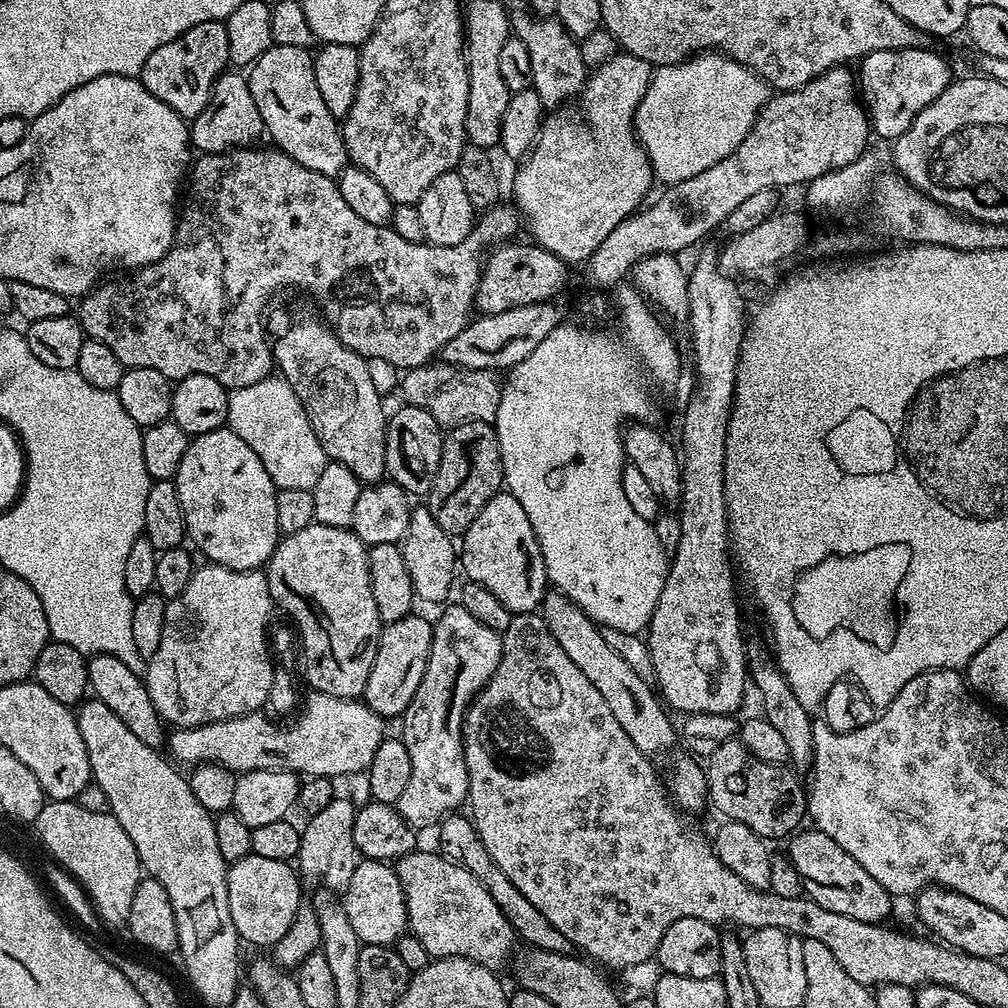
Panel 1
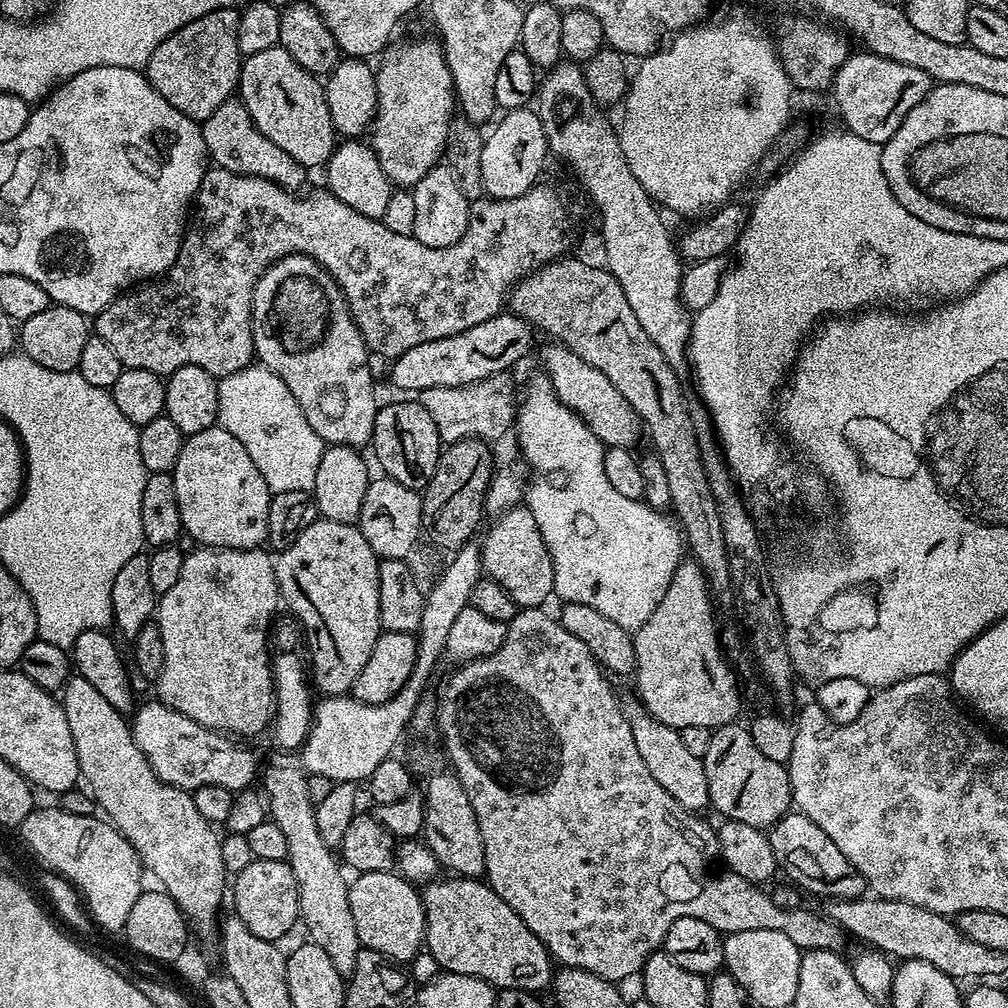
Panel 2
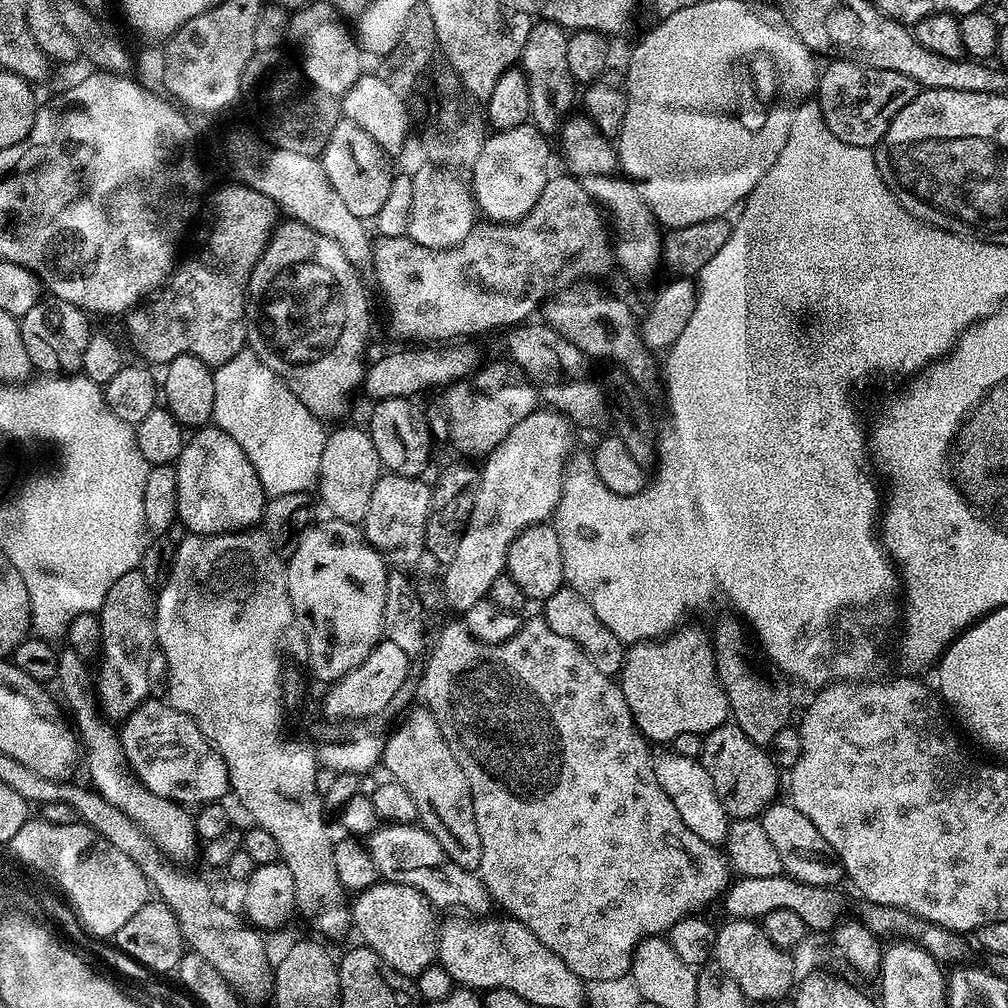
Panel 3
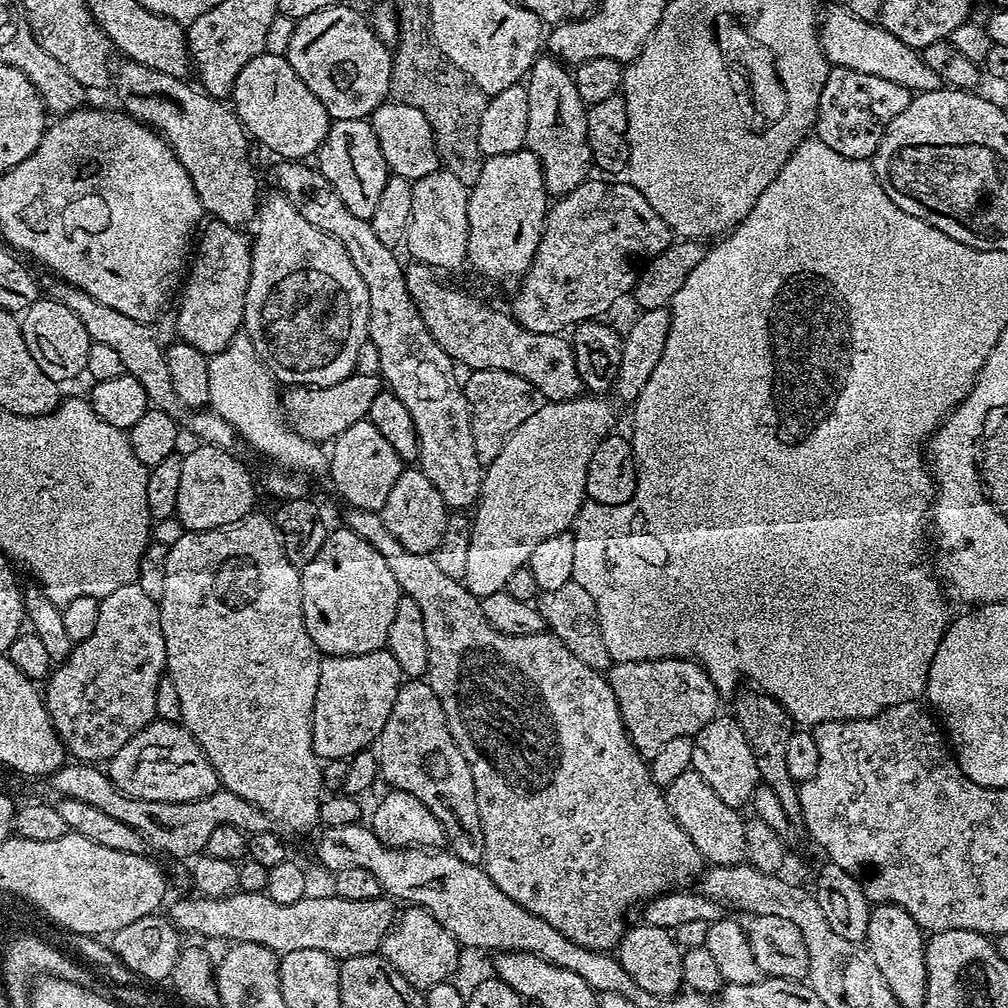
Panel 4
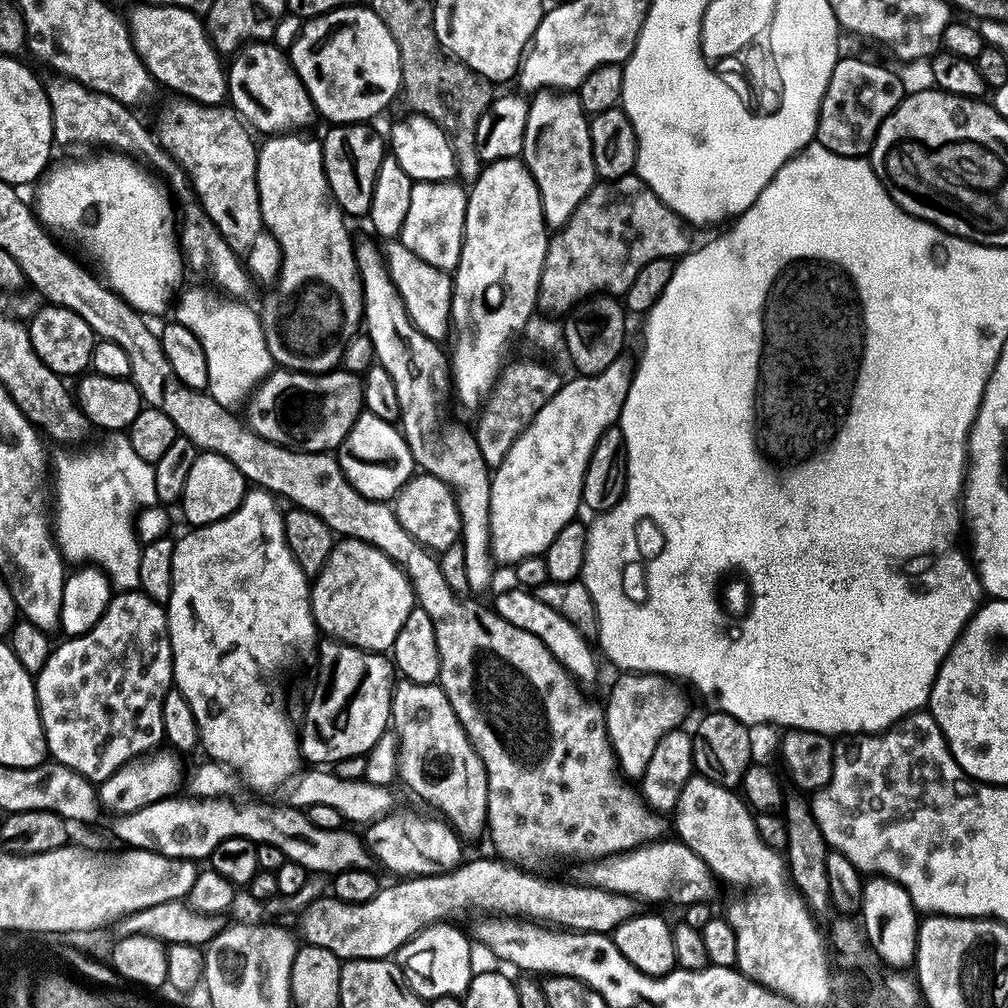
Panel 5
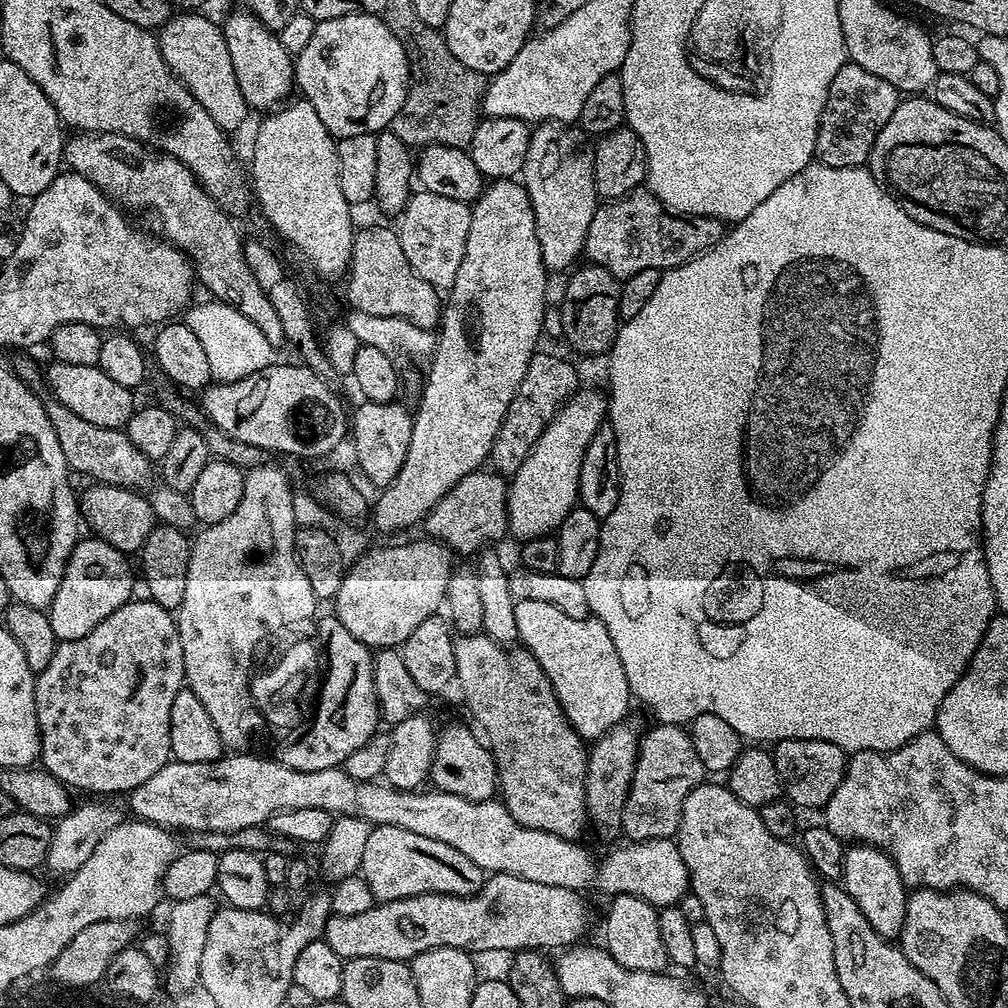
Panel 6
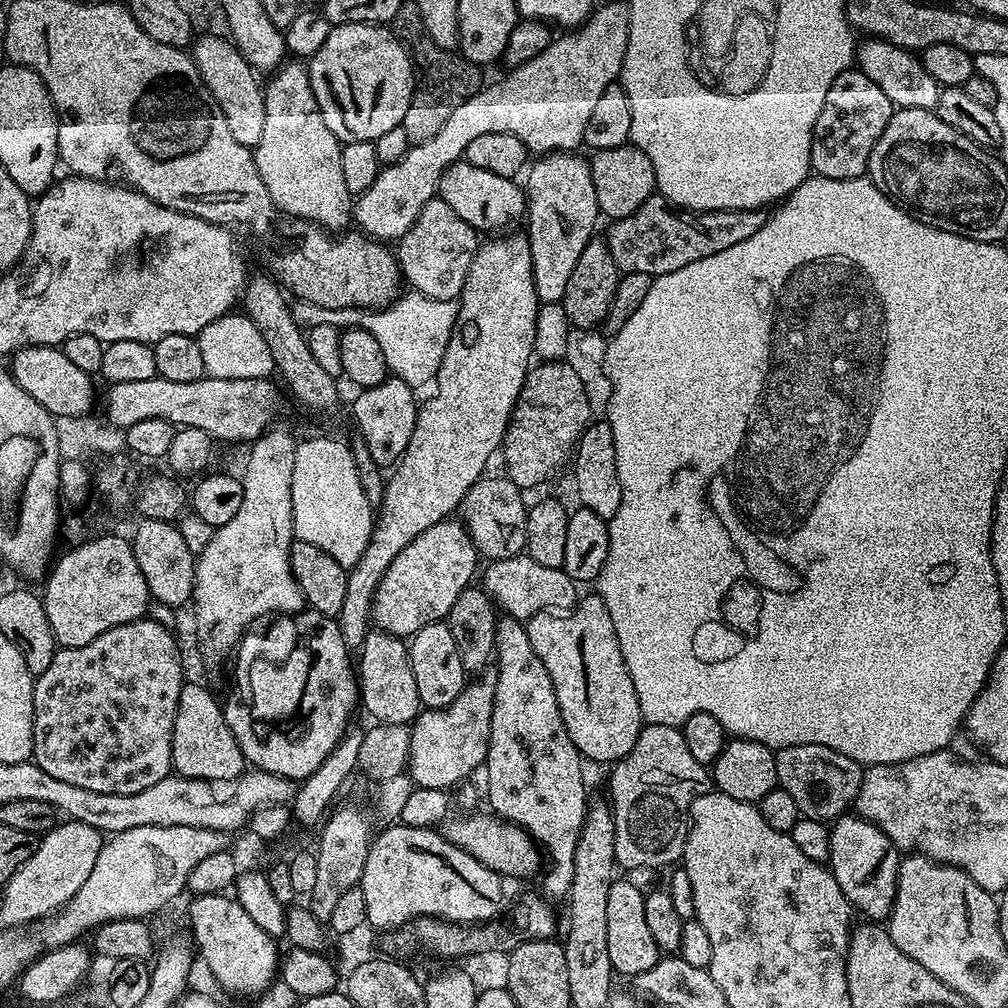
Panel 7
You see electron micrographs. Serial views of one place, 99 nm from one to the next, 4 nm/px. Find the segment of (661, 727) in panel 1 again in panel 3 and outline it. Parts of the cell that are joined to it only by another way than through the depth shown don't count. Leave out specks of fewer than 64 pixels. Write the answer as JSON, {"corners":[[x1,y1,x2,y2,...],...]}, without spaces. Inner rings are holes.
{"corners":[[671,750,665,752,665,756,657,755,654,760,658,786,666,790,666,798,674,802,674,810,678,810,678,818,682,818,682,822,686,822,686,826,690,826,690,830,694,830,698,838,702,838,708,844,723,845,728,838,730,817,714,790,714,782,710,782,710,774,699,759,679,756,677,752]]}

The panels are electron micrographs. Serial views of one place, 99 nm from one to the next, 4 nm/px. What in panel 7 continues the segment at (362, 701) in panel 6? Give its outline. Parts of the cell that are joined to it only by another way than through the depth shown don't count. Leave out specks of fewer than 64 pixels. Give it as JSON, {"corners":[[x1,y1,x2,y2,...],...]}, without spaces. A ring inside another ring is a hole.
{"corners":[[301,610,295,615,300,619,300,628,311,634,312,648,316,648,316,661,310,666,310,678,306,678,308,689,302,698,304,720,300,720,300,724,296,724,296,728,292,728,288,736,280,736,280,732,276,732,276,736,268,736,264,744,248,744,248,752,244,756,253,769,281,776,289,782,304,781,322,766,323,760,331,753,332,748,338,746,339,740,353,723,352,711,358,708,358,672,354,667,353,653,342,642,339,623,331,616,311,610]]}

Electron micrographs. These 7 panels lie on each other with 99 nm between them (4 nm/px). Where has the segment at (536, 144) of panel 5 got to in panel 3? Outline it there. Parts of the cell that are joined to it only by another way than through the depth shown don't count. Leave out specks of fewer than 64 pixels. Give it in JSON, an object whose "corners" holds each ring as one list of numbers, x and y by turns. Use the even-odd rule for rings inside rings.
{"corners":[[552,21,535,23,526,38,526,46,518,61,530,90,530,120,534,127,552,138,563,128,566,118,573,115,572,103,578,100,578,85,566,63,568,37,559,24]]}

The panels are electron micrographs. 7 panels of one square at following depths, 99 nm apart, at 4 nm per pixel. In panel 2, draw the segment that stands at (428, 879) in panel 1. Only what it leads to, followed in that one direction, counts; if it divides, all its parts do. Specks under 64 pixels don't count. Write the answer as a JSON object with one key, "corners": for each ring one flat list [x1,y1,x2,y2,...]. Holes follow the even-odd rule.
{"corners":[[453,875,452,880,440,880,433,878,423,885,422,899,424,902,424,944,426,951,434,954,434,959,444,972,454,974,466,974,474,978,482,978,493,988,513,988,514,990,526,990,537,994,543,993,551,985,554,975,553,957,548,947,539,940,536,935,518,918,510,906,506,906,503,900,493,888,480,878,465,878]]}

